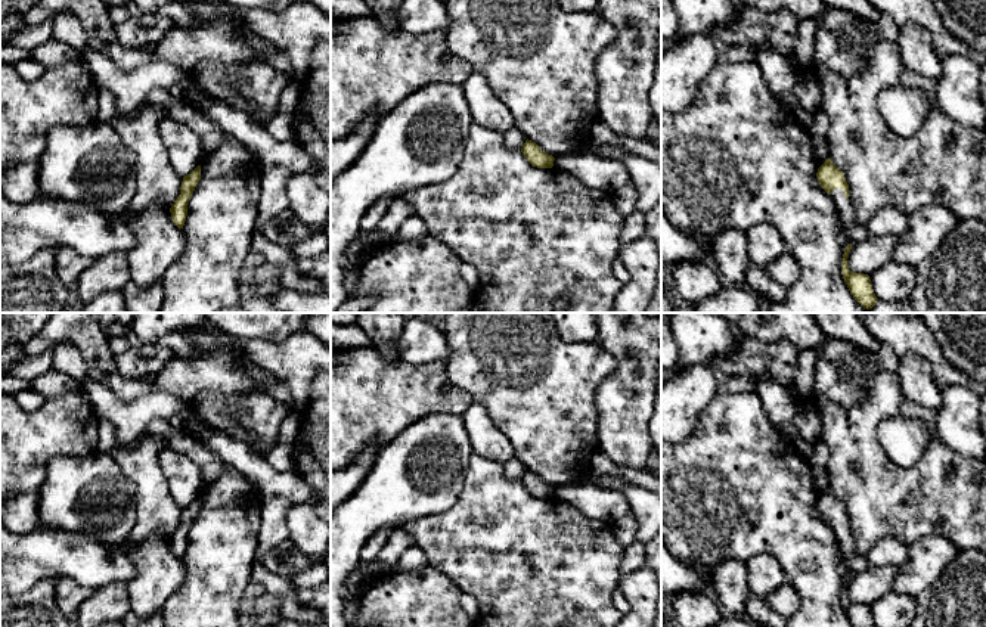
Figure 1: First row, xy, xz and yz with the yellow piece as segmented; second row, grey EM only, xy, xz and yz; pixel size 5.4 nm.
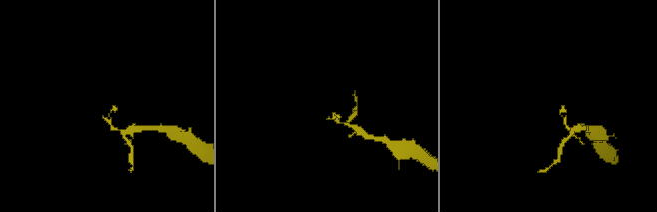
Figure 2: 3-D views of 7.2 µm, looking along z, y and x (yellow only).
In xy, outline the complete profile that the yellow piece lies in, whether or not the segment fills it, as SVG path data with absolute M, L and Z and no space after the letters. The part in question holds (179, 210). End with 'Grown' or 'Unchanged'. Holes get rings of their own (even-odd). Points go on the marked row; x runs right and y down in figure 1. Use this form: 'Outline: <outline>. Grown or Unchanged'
Outline: M198 165L190 174L183 177L180 195L170 208L171 220L179 227L183 229L187 215L187 202L201 180L201 165Z. Unchanged

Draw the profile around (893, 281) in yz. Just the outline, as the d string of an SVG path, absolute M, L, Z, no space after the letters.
M890 261L878 267L871 276L875 297L881 301L905 301L915 288L917 269Z

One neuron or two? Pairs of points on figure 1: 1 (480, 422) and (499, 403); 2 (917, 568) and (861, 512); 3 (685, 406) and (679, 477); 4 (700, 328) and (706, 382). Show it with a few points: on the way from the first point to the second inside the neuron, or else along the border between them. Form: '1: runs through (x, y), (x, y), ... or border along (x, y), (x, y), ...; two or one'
1: border along (474, 400), (509, 440); two
2: border along (948, 540), (939, 536), (926, 536), (914, 545); two
3: border along (703, 412), (693, 432), (676, 444); two
4: border along (679, 365), (707, 365), (710, 368); two

